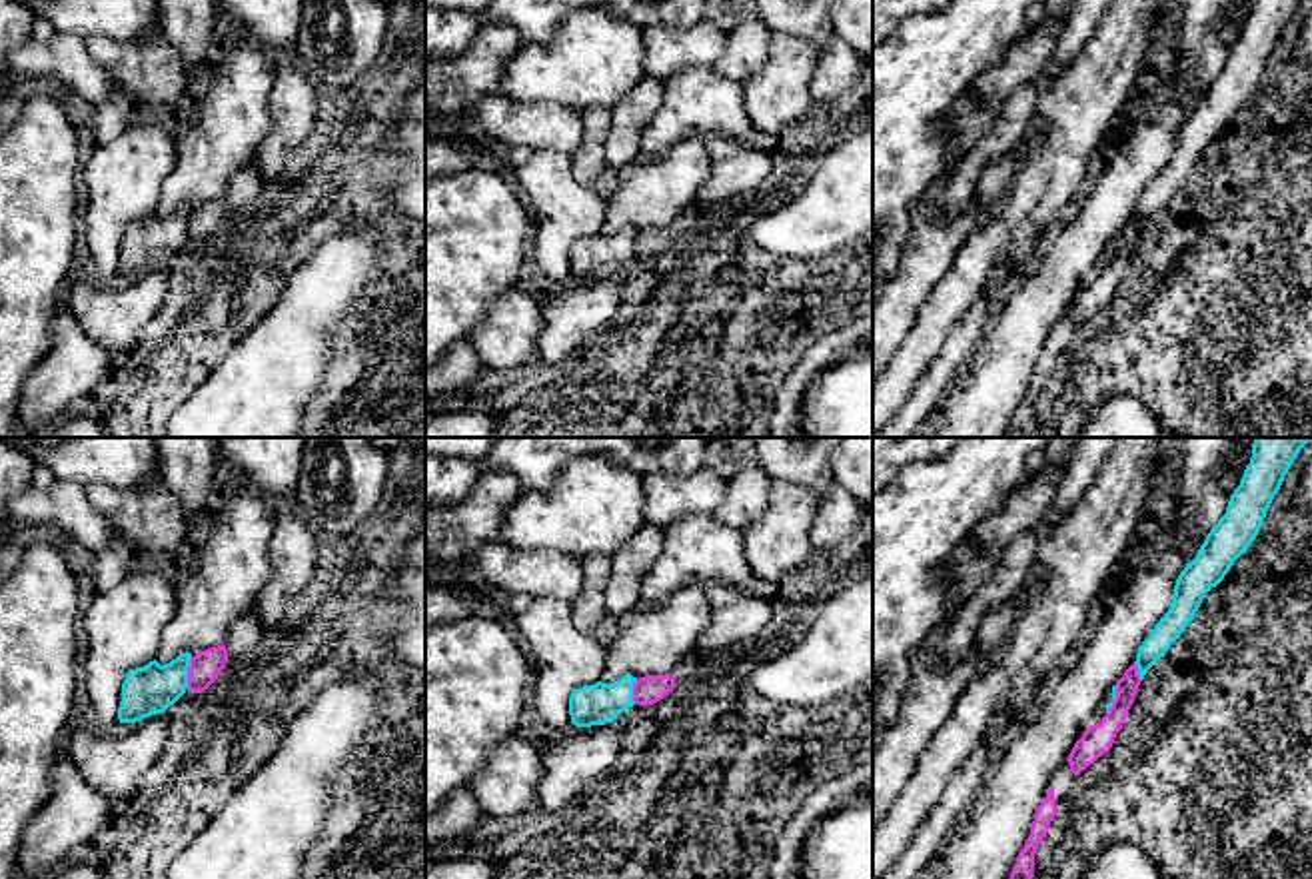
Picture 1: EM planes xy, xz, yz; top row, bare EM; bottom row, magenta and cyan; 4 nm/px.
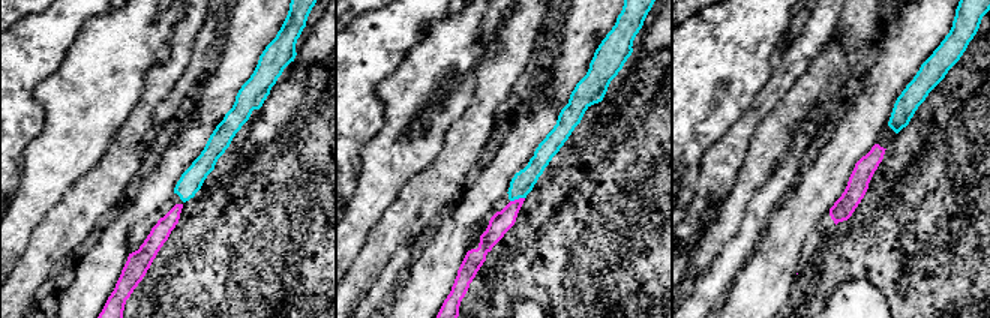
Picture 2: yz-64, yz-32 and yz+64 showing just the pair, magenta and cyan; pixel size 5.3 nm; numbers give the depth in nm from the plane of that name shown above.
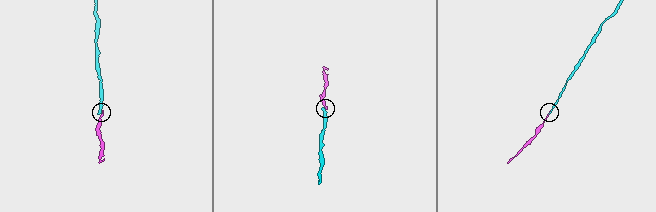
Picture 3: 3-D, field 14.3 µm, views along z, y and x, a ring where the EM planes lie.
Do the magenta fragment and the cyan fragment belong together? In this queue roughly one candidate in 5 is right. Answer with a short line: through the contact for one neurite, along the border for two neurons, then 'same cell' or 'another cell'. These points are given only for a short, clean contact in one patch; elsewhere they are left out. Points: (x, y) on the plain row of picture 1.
line xy (192, 210), (186, 240); another cell

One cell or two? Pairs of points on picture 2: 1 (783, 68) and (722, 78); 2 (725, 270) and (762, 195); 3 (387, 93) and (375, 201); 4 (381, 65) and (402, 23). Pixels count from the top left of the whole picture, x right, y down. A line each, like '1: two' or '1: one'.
1: two
2: one
3: one
4: one

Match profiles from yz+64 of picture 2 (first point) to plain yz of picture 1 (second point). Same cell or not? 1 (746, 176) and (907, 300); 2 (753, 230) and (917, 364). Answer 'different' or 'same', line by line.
1: different
2: different

